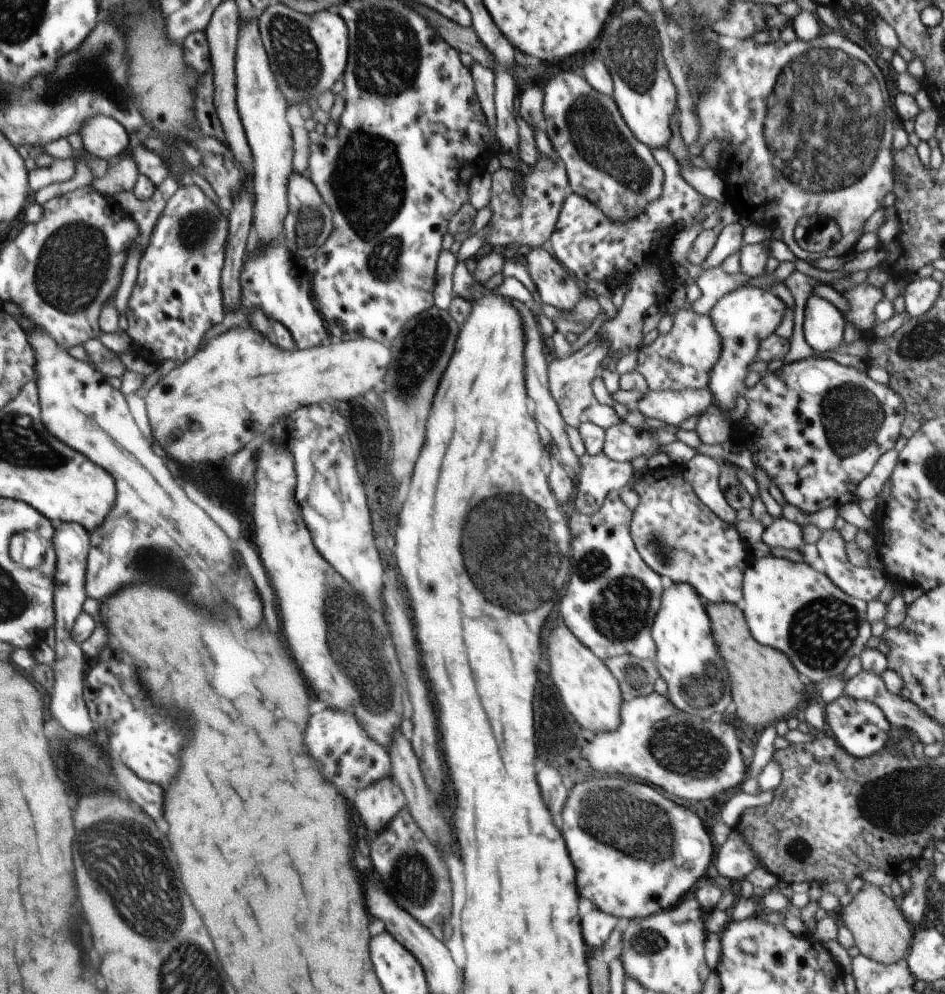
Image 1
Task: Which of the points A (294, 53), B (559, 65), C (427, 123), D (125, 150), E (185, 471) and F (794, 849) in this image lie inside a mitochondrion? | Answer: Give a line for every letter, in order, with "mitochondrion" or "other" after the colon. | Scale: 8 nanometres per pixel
A: mitochondrion
B: other
C: other
D: other
E: other
F: mitochondrion

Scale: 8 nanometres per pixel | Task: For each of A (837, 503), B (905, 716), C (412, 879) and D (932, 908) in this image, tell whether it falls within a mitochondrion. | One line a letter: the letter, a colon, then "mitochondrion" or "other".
A: other
B: other
C: mitochondrion
D: other

